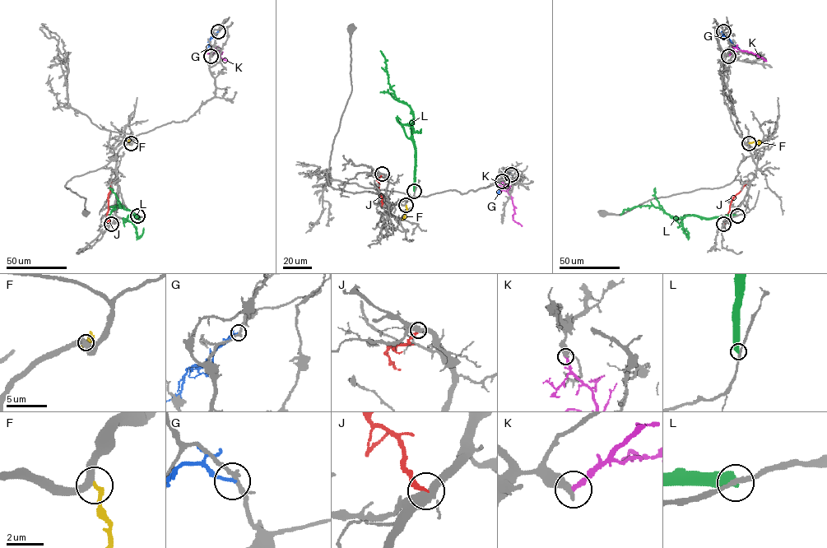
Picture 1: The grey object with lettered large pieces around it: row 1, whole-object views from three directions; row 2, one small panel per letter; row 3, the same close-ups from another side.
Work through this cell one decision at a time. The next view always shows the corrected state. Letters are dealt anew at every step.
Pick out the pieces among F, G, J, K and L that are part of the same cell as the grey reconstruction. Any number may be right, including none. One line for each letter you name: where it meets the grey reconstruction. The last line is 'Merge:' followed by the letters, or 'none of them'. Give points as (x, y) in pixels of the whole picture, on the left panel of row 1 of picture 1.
Merge: none of them

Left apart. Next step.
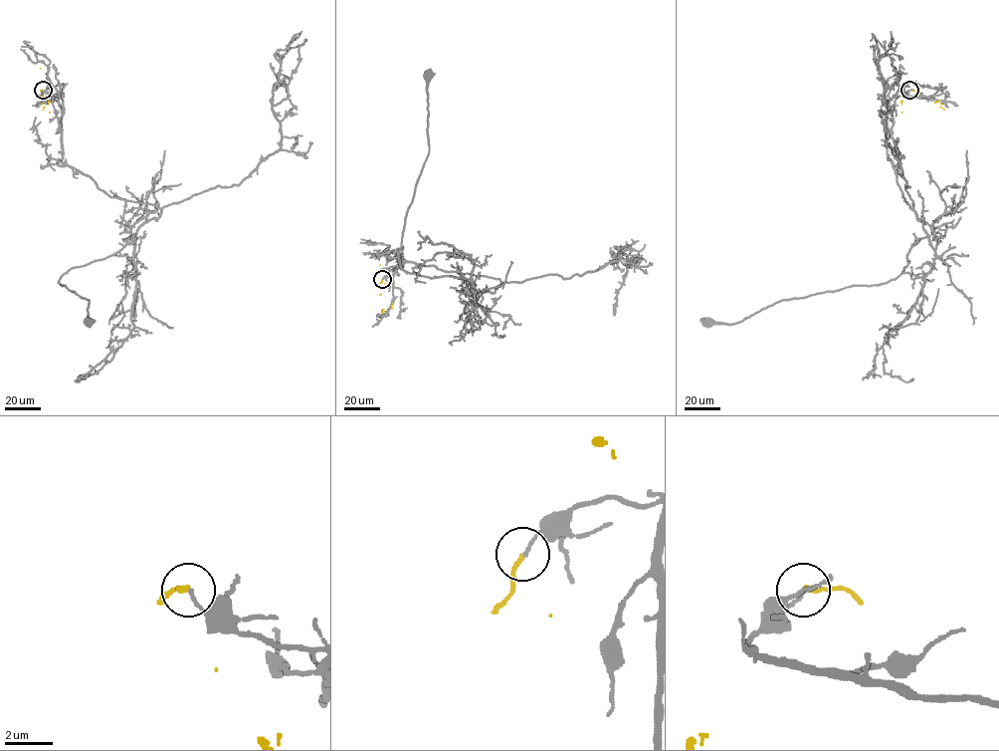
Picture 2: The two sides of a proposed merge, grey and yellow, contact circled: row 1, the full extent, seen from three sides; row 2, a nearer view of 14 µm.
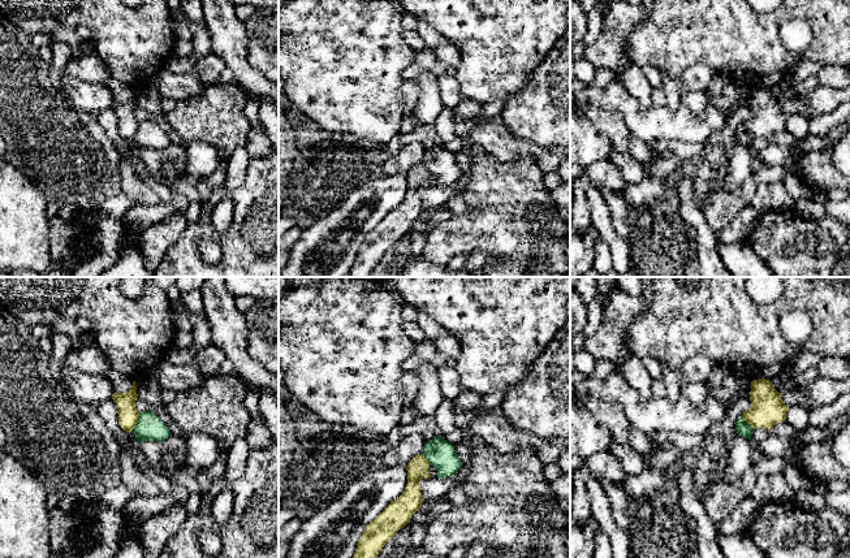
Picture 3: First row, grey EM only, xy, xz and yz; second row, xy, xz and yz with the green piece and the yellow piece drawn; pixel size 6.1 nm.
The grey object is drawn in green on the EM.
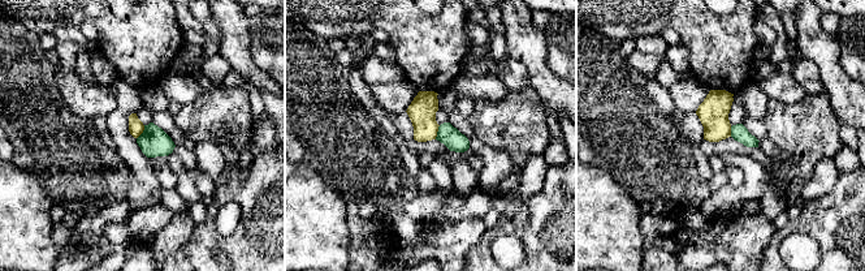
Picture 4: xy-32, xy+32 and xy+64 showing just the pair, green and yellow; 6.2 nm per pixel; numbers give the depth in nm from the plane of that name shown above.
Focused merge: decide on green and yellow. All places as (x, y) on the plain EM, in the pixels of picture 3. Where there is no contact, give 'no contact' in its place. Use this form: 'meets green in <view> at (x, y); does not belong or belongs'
meets green in xy at (137, 132); does not belong

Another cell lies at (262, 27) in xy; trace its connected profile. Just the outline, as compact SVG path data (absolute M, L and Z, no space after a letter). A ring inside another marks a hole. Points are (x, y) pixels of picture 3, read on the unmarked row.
M256 9L245 22L247 61L279 83L279 9Z

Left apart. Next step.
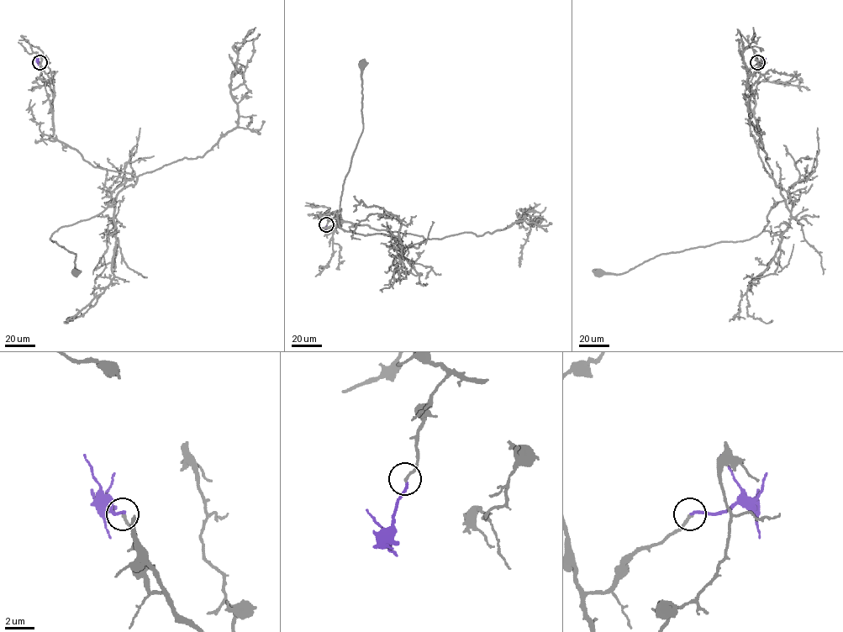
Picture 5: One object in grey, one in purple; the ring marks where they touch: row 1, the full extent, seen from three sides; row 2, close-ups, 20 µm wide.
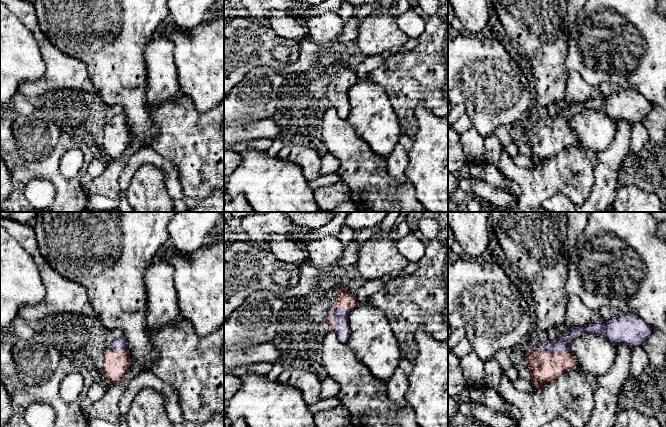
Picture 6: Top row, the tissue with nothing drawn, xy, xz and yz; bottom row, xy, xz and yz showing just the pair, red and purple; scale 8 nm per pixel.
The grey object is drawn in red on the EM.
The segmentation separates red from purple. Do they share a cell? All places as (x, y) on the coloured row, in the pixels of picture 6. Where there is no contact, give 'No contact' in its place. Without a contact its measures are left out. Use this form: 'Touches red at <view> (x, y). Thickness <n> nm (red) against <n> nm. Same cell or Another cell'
Touches red at yz (553, 353). Thickness 220 nm (red) against 120 nm. Same cell

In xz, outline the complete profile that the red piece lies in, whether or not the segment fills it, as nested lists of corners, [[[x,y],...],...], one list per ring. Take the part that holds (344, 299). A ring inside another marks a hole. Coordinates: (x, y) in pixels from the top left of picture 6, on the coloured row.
[[[345,288],[338,289],[336,297],[332,301],[331,309],[328,311],[327,322],[329,323],[329,330],[333,331],[342,343],[346,343],[349,339],[348,314],[358,305],[356,293],[350,293]]]

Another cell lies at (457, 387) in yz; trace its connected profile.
[[[448,352],[448,397],[465,397],[467,385],[459,357]]]

